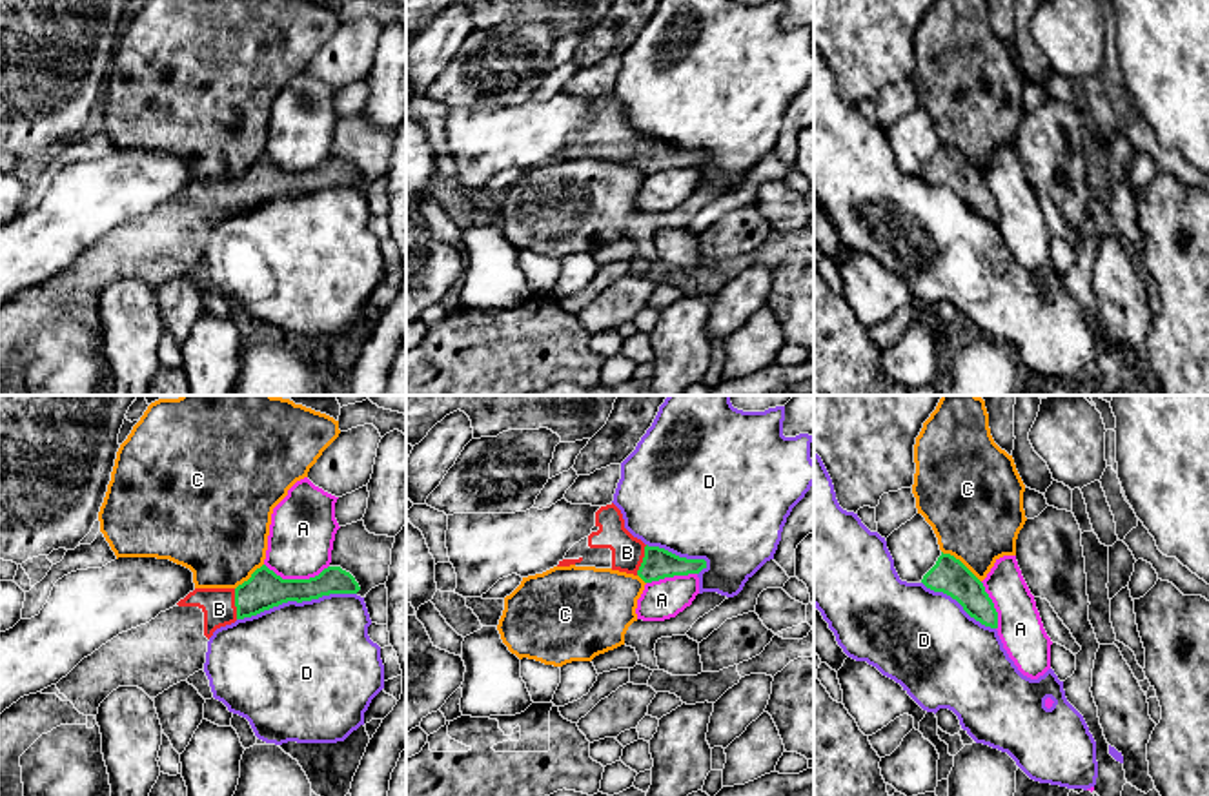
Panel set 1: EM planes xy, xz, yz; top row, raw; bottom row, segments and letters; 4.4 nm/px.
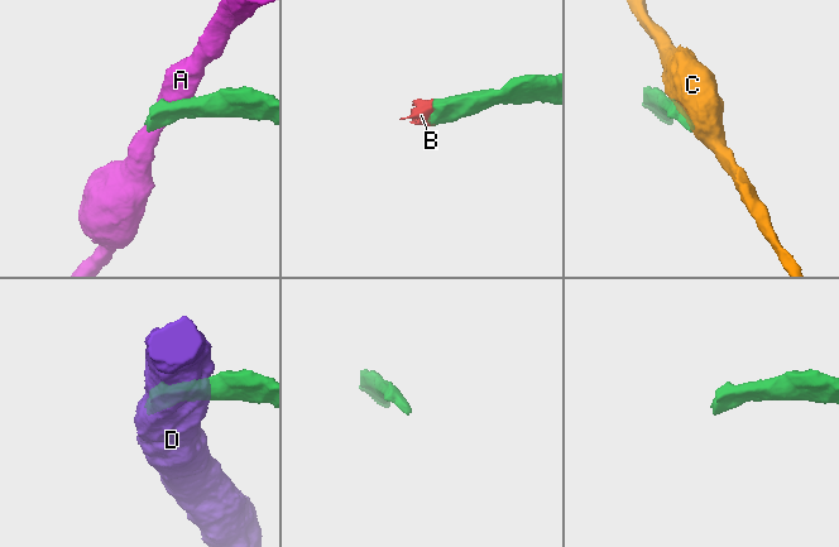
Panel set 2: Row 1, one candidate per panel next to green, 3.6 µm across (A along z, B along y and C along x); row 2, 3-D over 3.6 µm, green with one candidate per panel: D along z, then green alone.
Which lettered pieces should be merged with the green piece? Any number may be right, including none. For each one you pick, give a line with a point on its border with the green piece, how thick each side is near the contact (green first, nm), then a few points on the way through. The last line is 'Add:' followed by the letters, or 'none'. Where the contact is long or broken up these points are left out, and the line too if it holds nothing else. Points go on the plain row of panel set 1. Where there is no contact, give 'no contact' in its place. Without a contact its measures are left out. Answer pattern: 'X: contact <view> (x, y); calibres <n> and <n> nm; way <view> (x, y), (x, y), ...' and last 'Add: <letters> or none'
B: contact xy (235, 195); calibres 170 and 150 nm; way xy (264, 181), (235, 195), (219, 201)
Add: B

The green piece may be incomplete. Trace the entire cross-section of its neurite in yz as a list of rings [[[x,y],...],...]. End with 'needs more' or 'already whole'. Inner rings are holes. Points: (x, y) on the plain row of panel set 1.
[[[941,144],[921,175],[956,191],[981,217],[998,220],[998,204],[983,175],[954,148]]]; already whole

